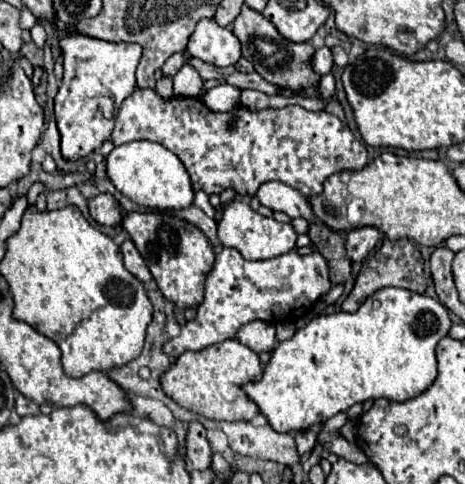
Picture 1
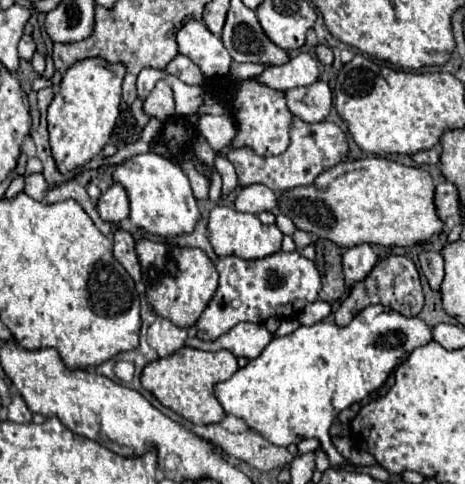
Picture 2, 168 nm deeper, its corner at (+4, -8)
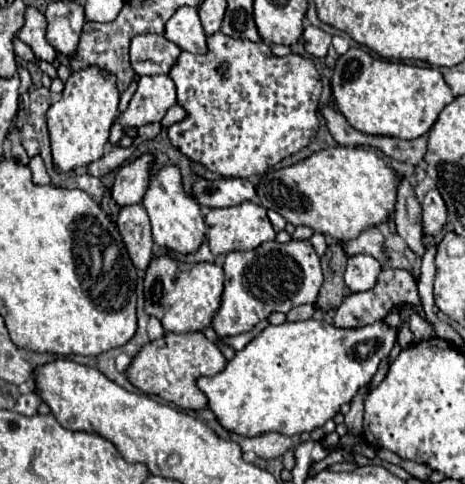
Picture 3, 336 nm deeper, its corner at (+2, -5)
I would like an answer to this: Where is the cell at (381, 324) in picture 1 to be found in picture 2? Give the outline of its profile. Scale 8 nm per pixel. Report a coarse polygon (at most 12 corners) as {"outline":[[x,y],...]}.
{"outline":[[381,304],[273,338],[215,398],[277,446],[317,438],[431,328]]}

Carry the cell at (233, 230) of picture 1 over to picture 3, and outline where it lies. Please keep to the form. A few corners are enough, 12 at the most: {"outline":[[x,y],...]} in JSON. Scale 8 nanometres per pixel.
{"outline":[[251,201],[209,209],[213,255],[251,251],[277,235]]}

